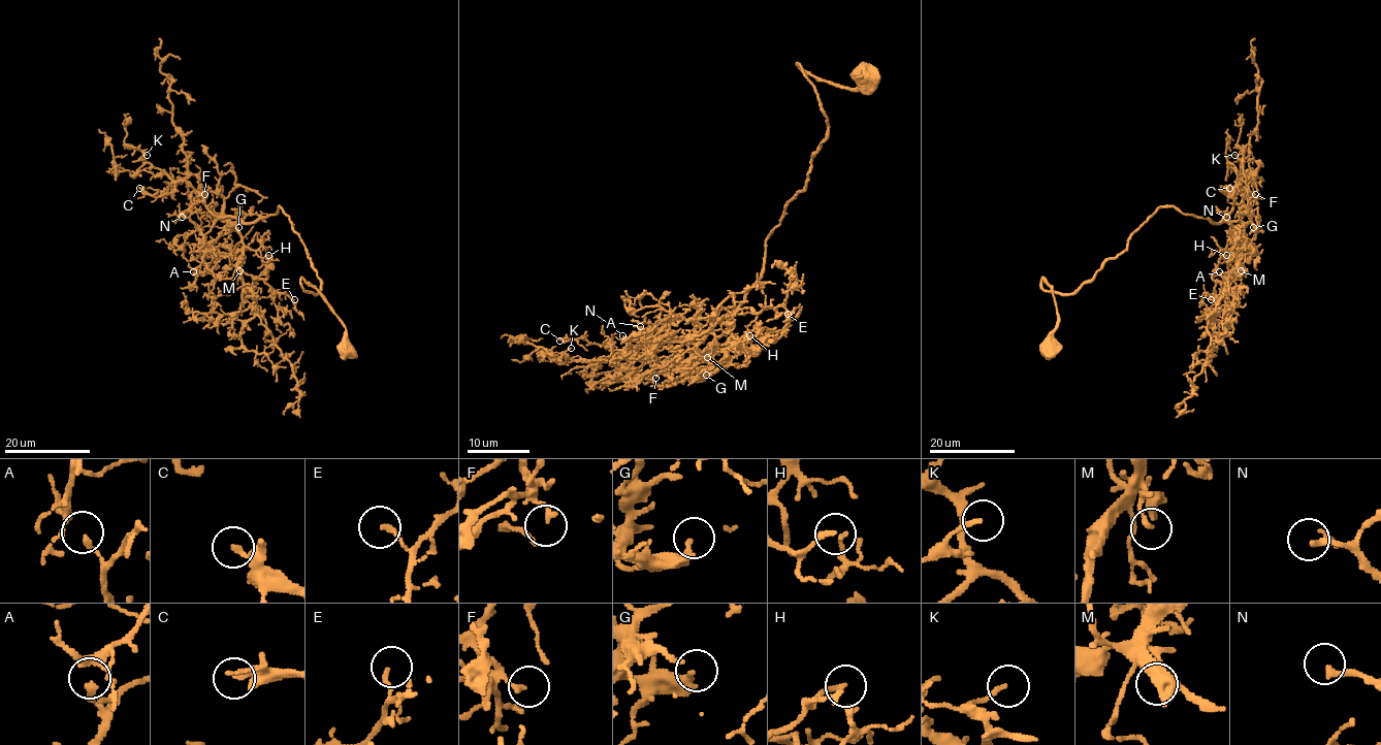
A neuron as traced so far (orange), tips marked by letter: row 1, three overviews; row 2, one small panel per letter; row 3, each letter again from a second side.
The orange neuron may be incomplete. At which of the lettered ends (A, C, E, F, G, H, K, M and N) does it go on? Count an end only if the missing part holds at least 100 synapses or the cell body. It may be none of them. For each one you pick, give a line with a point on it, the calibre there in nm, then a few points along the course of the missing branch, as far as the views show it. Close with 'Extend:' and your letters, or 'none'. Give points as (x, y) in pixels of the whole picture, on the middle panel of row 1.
N: at (622, 335); 200 nm thick; missing branch runs (622, 335), (605, 344), (556, 332), (550, 337), (537, 335)
Extend: N

